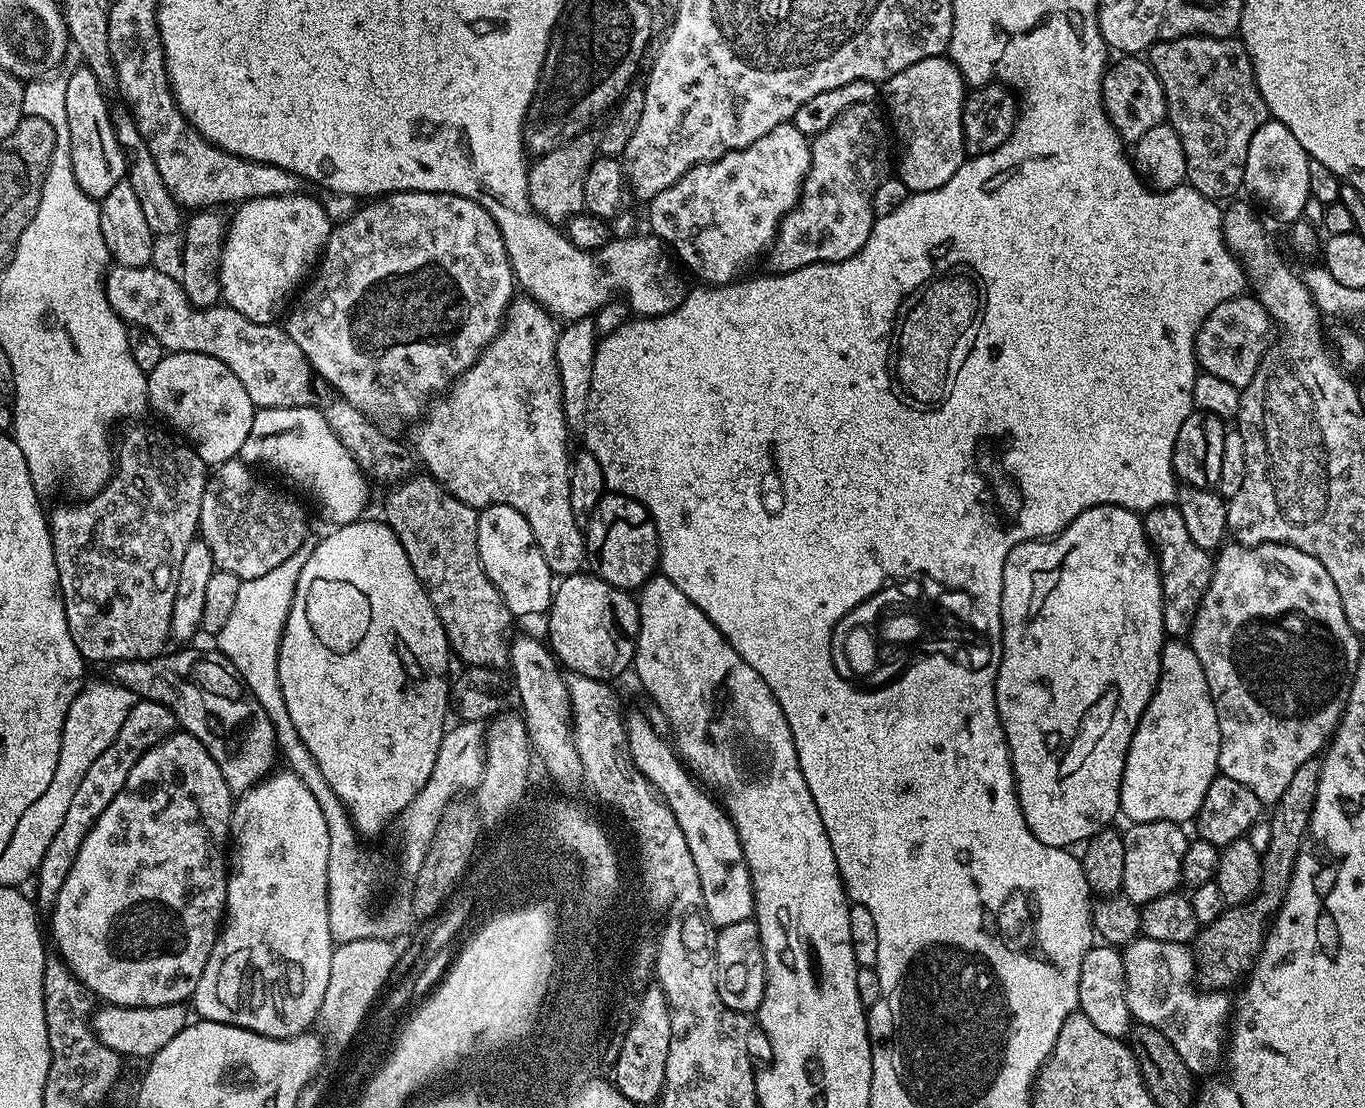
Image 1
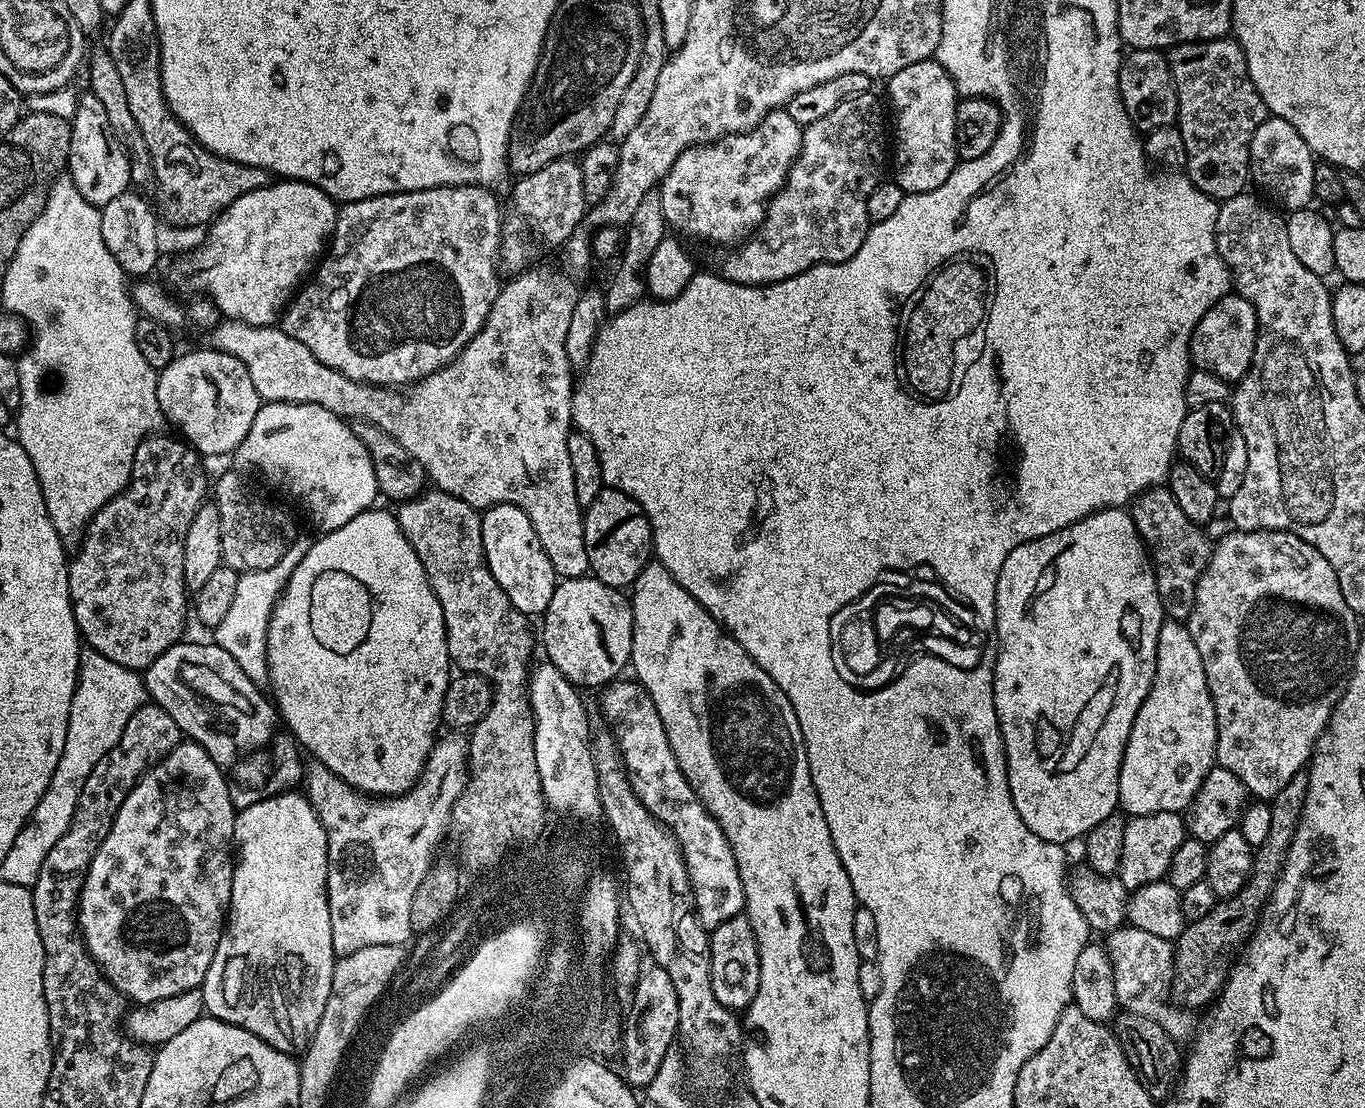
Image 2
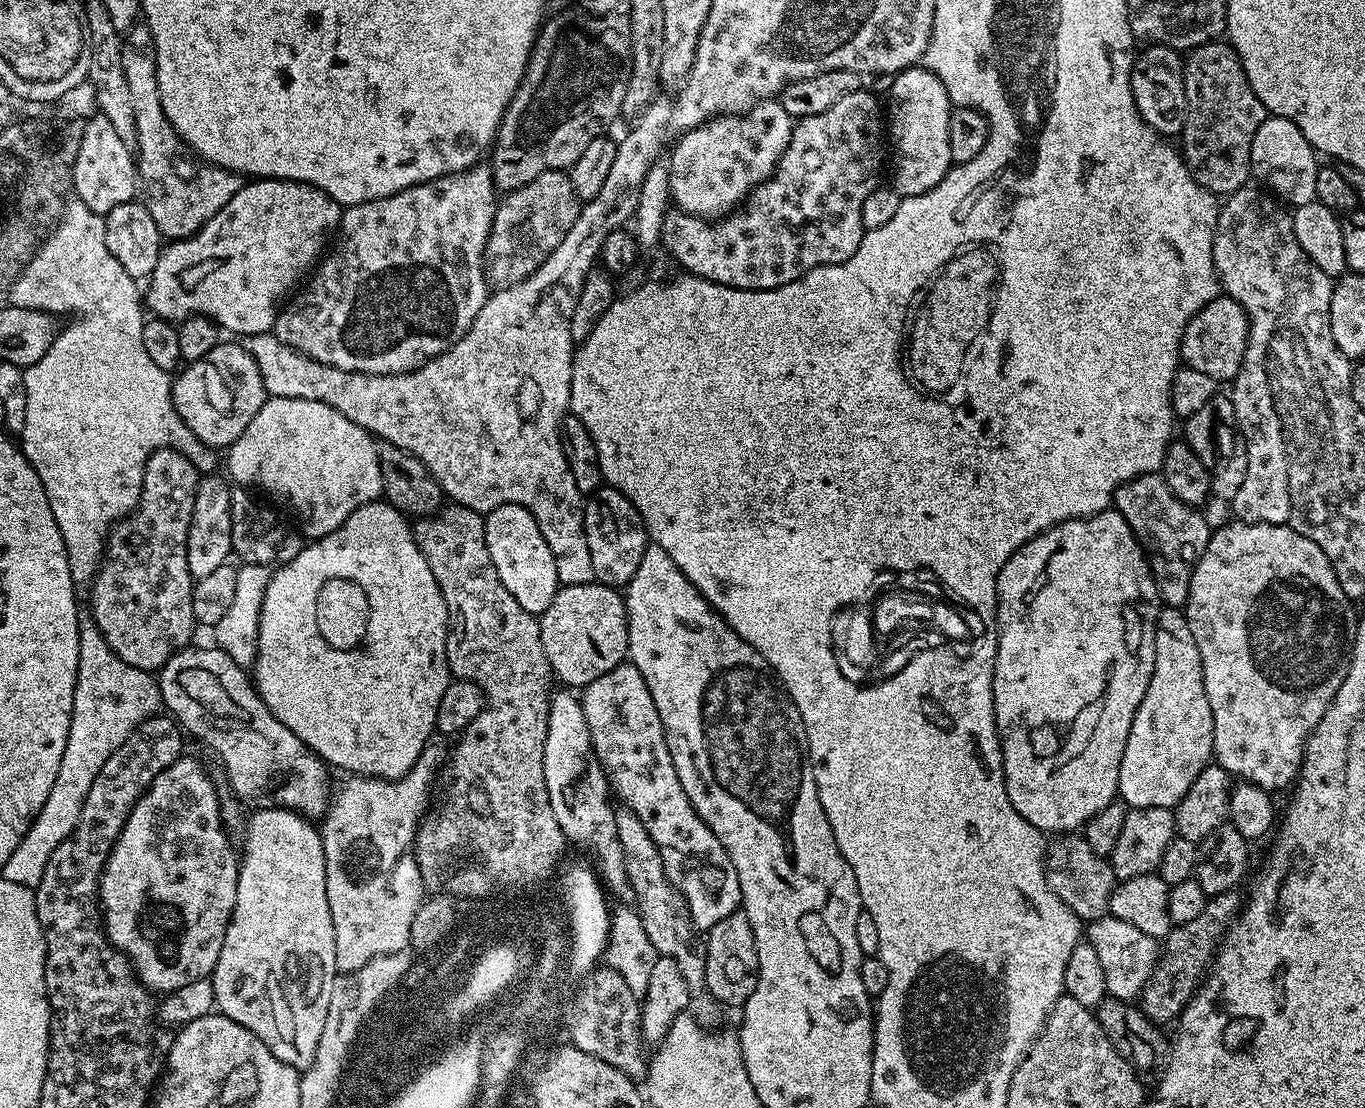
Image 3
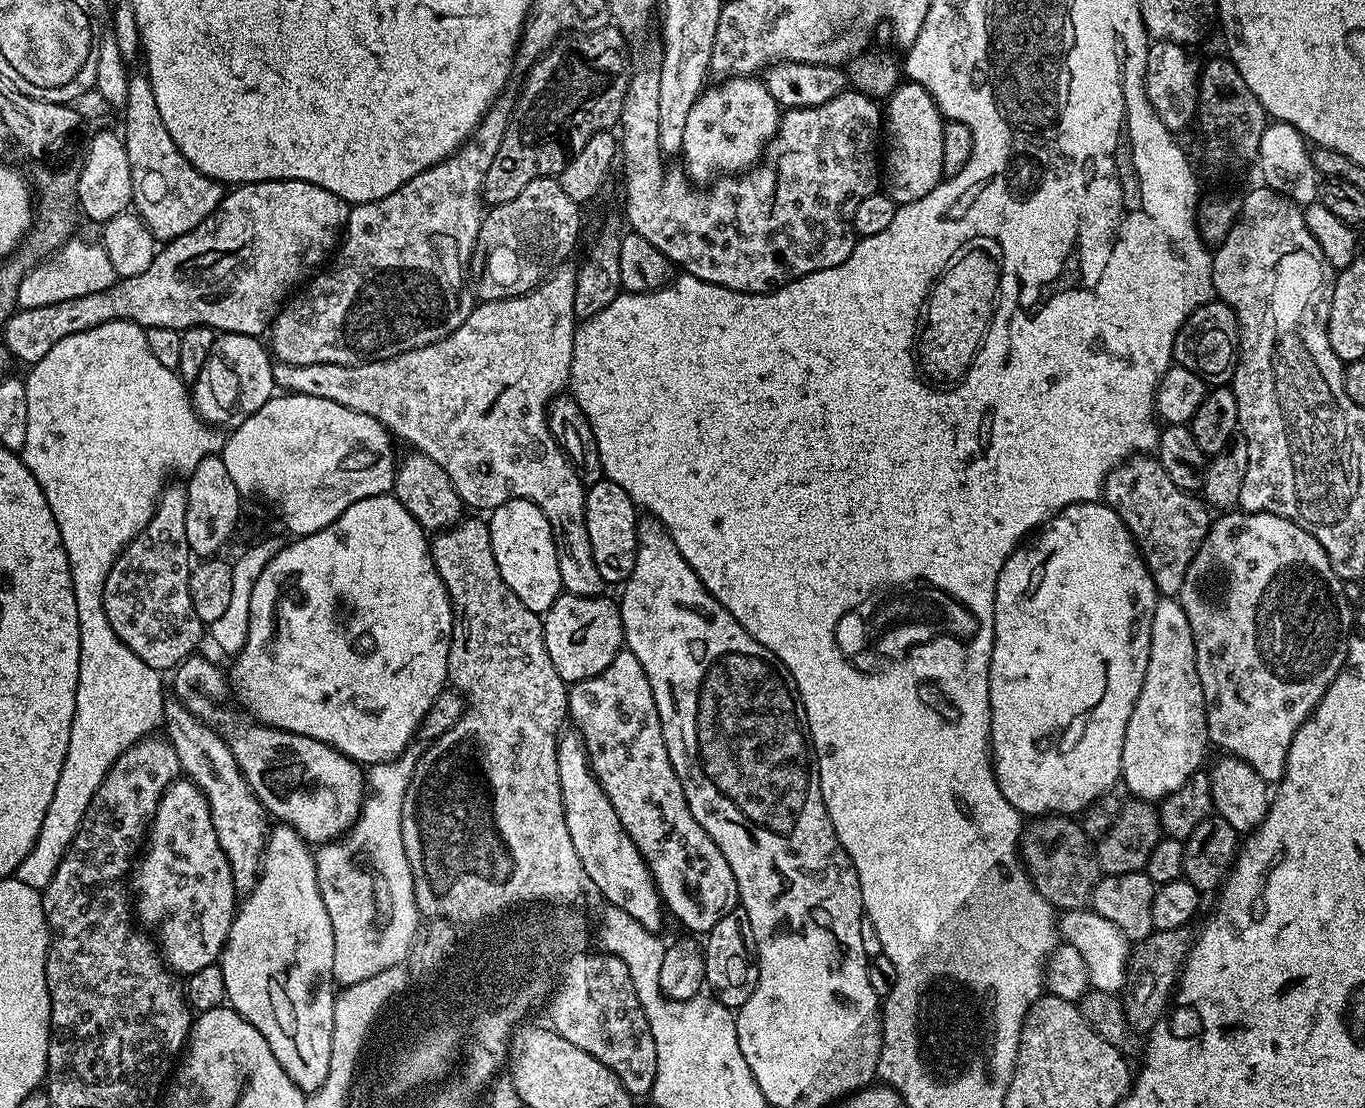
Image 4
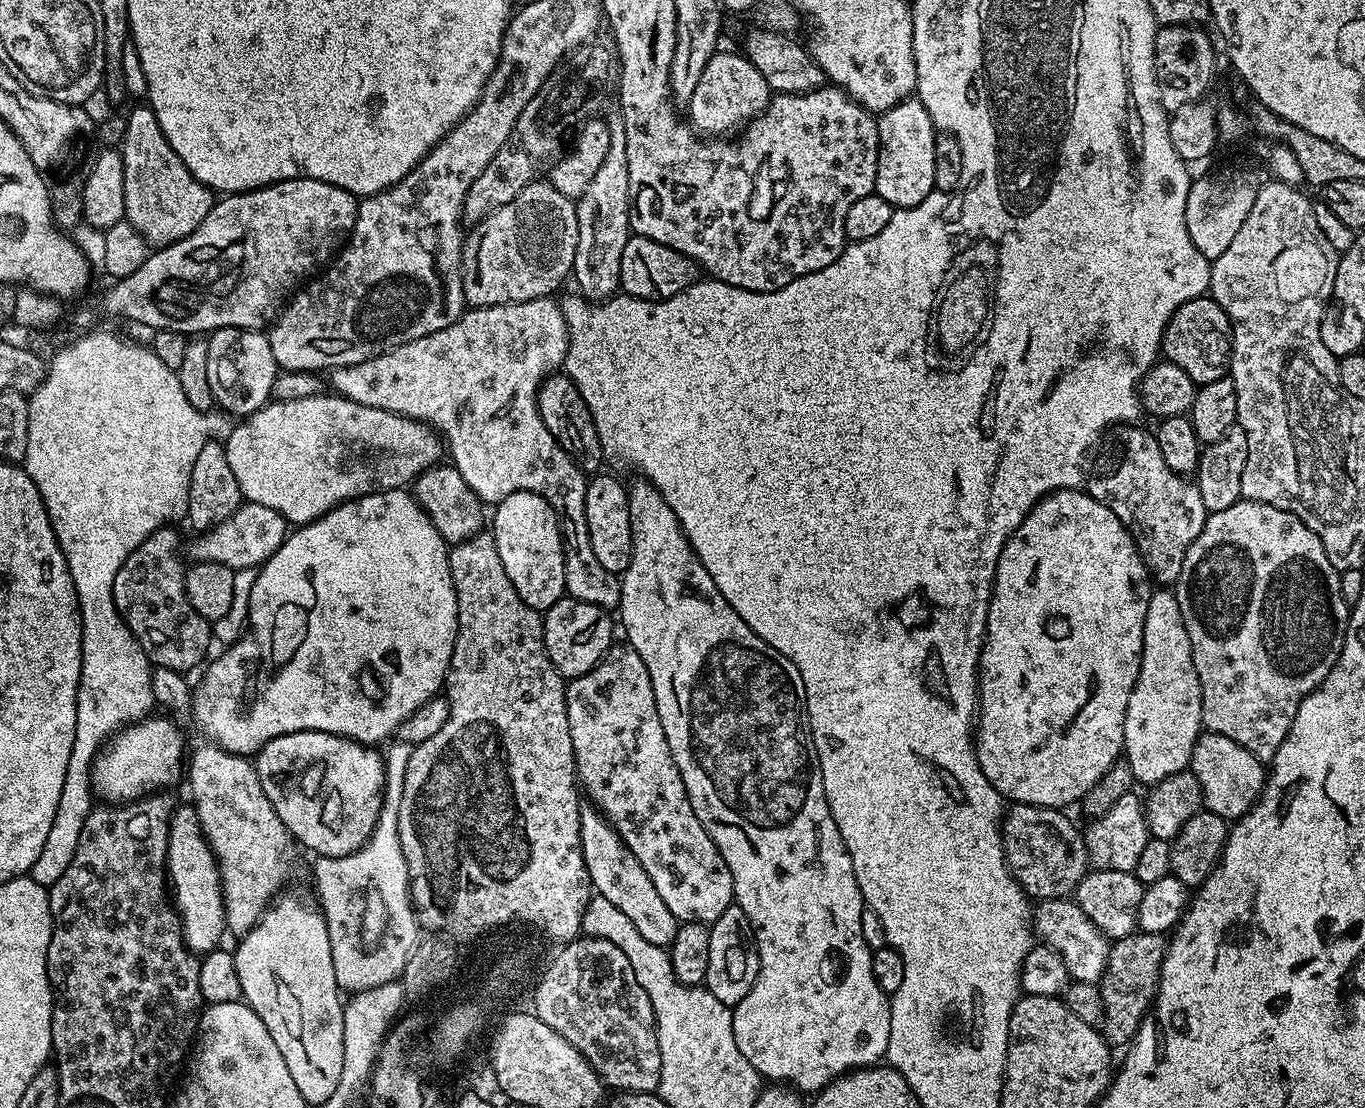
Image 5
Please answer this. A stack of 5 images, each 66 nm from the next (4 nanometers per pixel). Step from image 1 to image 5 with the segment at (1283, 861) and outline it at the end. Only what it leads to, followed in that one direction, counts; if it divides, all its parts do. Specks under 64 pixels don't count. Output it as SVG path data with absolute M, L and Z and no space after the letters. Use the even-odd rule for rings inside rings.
M1141 932L1115 941L1108 953L1108 965L1100 979L1100 994L1104 1003L1102 1035L1109 1045L1127 1046L1131 1044L1140 1023L1148 1015L1158 990L1160 967L1164 961L1164 952L1168 949L1168 940L1159 932Z

